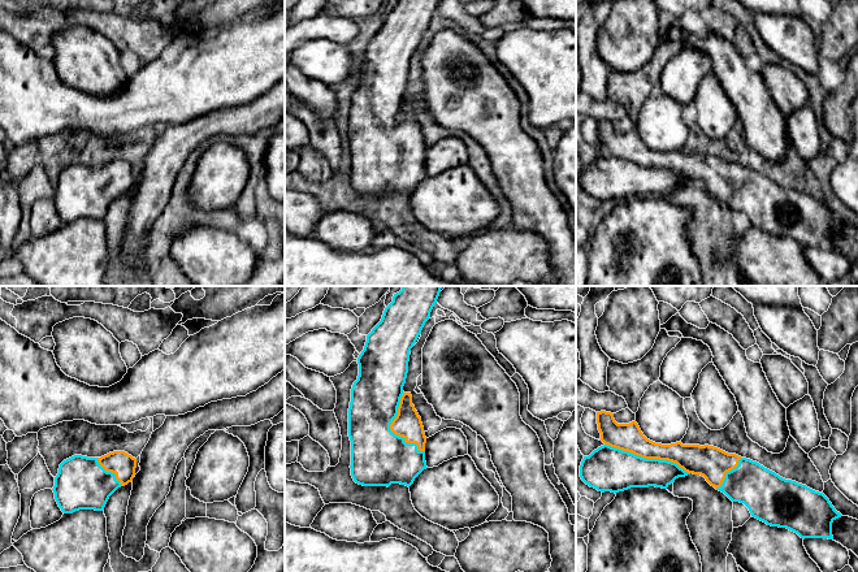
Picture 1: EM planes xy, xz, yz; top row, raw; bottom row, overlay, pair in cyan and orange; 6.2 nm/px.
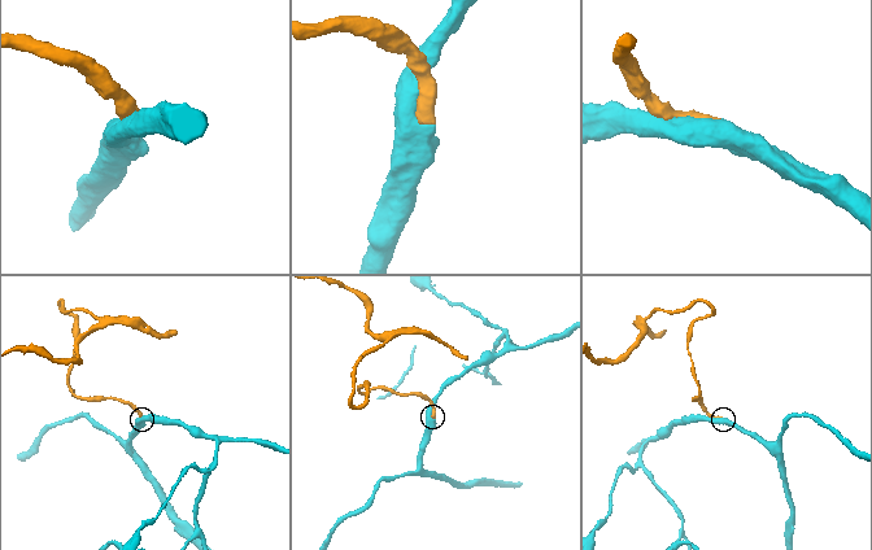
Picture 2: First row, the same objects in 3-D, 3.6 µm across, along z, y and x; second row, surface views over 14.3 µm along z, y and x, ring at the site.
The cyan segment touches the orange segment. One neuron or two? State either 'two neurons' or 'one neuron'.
one neuron

